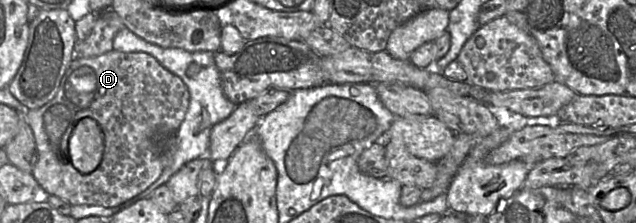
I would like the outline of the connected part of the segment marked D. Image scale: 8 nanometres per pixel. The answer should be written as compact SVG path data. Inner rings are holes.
M113 49L110 52L91 58L75 56L61 79L55 97L40 108L26 110L25 118L33 132L37 150L36 163L33 166L32 175L38 182L40 191L43 191L46 195L55 195L68 202L70 205L95 205L104 207L118 206L143 192L160 177L164 169L162 159L159 155L159 147L155 144L154 138L158 134L176 133L185 118L189 101L190 93L184 82L178 76L165 69L154 57L147 53L120 52ZM82 118L94 119L99 124L104 134L104 151L102 160L99 166L89 174L82 174L73 166L68 150L69 137L78 121Z

